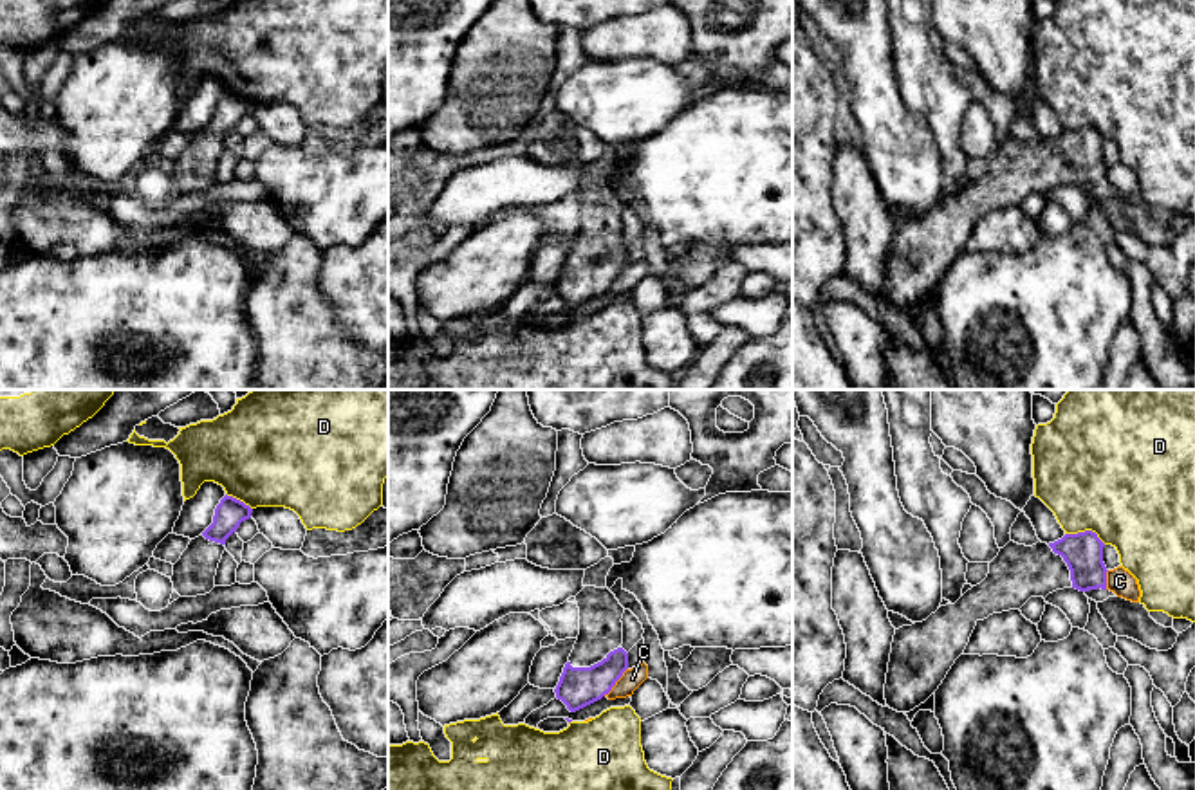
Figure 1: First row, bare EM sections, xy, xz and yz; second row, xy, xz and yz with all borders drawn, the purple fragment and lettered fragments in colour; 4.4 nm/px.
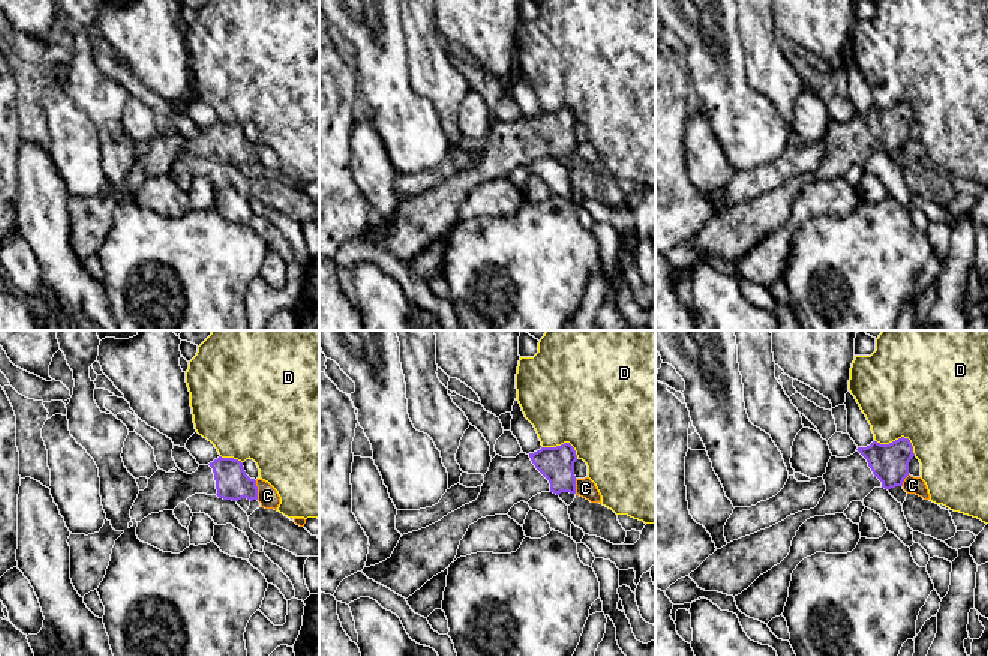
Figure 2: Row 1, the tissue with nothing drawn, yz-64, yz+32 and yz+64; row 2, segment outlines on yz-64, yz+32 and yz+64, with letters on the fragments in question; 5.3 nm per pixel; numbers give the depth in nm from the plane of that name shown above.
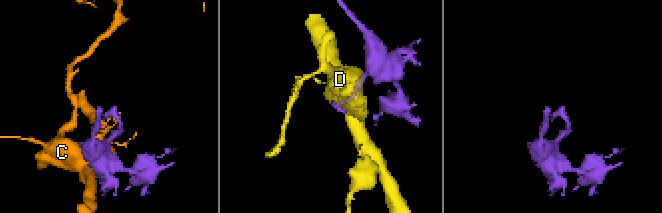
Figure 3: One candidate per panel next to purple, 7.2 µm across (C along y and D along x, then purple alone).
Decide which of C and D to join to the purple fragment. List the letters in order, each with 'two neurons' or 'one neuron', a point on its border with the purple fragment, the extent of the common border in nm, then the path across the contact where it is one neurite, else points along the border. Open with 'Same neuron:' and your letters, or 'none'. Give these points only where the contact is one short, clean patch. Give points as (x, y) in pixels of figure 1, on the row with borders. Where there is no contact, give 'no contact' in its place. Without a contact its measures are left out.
Same neuron: none
C: two neurons | xz (616, 680) | 170 nm
D: two neurons | yz (1085, 531) | 190 nm

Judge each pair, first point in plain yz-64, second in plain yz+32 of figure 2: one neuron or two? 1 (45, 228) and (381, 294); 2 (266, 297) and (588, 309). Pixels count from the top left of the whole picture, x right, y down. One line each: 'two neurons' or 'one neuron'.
1: two neurons
2: one neuron

